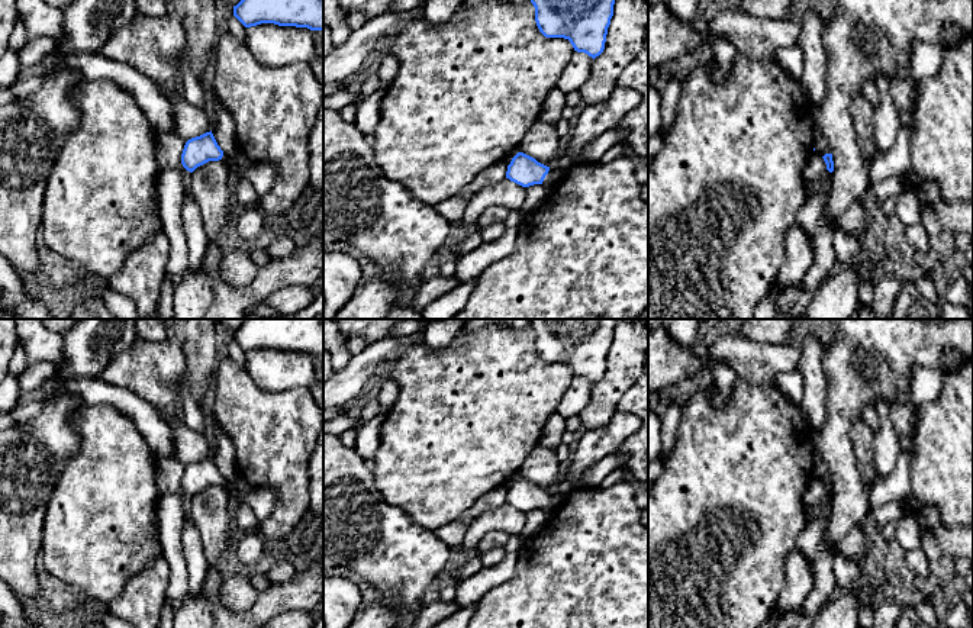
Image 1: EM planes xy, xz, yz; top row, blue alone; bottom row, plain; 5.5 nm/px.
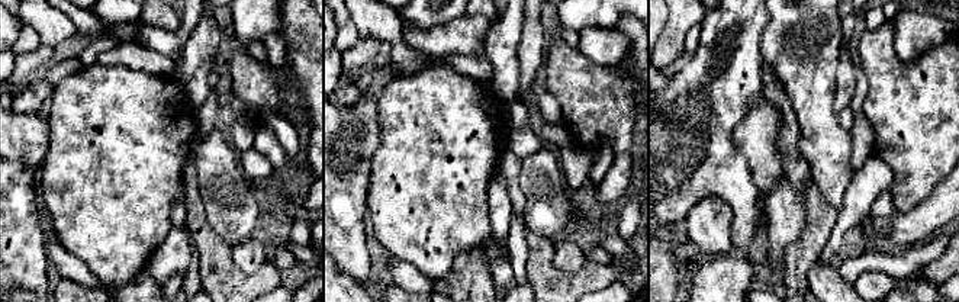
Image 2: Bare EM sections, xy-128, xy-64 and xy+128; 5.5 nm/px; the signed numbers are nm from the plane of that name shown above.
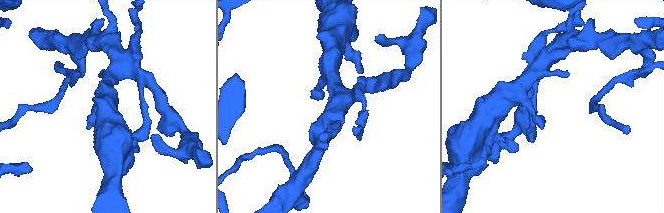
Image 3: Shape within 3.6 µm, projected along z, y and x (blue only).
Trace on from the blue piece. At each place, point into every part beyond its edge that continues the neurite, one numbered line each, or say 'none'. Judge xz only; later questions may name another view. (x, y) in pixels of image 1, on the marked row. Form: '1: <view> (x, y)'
1: xz (554, 176)

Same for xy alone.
1: xy (261, 176)

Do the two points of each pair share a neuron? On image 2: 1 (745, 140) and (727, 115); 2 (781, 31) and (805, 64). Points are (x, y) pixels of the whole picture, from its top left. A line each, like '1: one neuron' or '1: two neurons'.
1: two neurons
2: one neuron

